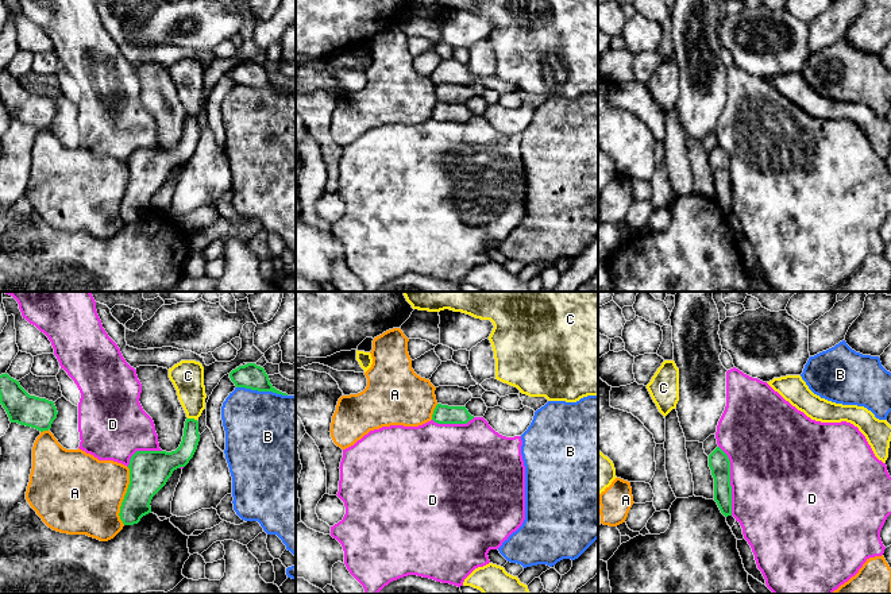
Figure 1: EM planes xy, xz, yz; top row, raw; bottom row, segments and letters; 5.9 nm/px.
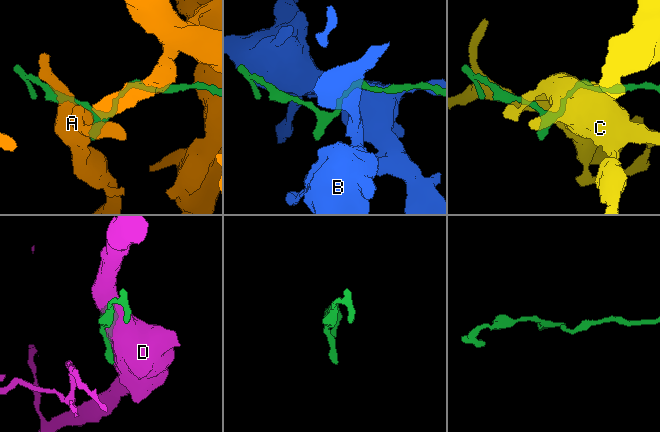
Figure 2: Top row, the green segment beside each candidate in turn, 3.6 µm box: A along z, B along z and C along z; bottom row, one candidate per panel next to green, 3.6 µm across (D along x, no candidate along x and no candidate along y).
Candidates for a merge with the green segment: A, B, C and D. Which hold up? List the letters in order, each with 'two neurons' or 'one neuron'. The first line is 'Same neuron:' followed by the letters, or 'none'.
Same neuron: none
A: two neurons
B: two neurons
C: two neurons
D: two neurons

